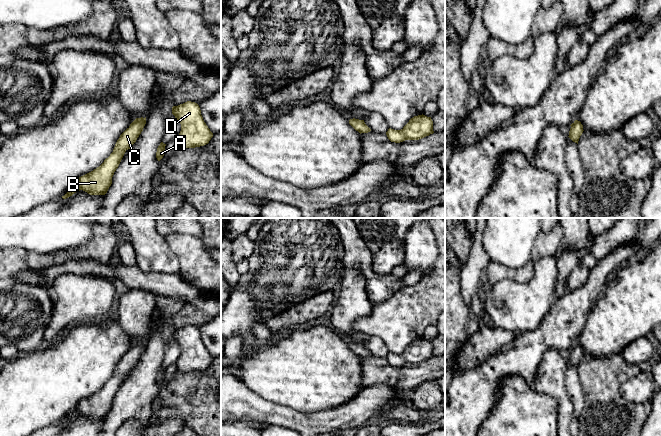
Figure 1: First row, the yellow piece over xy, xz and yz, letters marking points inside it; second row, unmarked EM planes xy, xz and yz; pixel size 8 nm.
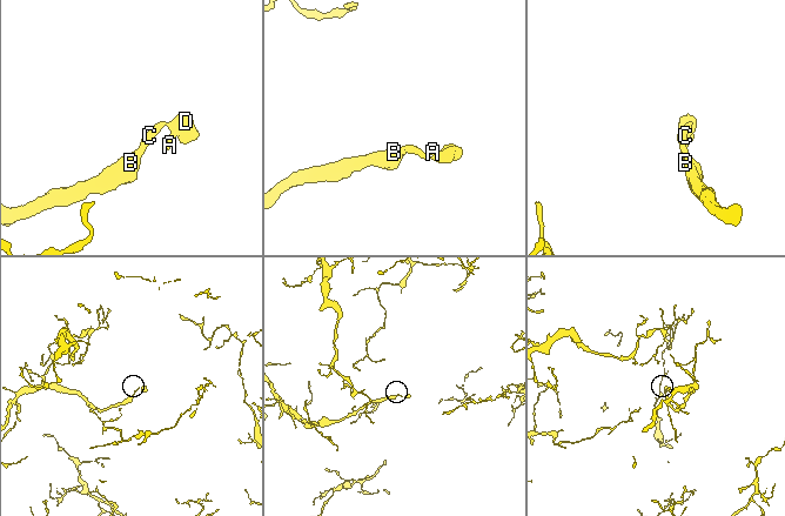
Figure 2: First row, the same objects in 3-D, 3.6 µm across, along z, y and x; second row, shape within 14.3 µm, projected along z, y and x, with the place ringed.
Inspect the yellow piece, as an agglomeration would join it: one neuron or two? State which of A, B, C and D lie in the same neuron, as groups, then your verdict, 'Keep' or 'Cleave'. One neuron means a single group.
Groups: A B C D. Keep

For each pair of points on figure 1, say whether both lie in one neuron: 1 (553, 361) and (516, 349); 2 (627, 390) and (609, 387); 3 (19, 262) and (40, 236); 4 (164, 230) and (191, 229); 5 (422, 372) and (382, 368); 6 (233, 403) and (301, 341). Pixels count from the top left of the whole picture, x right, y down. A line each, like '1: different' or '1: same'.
1: different
2: different
3: different
4: same
5: same
6: different

